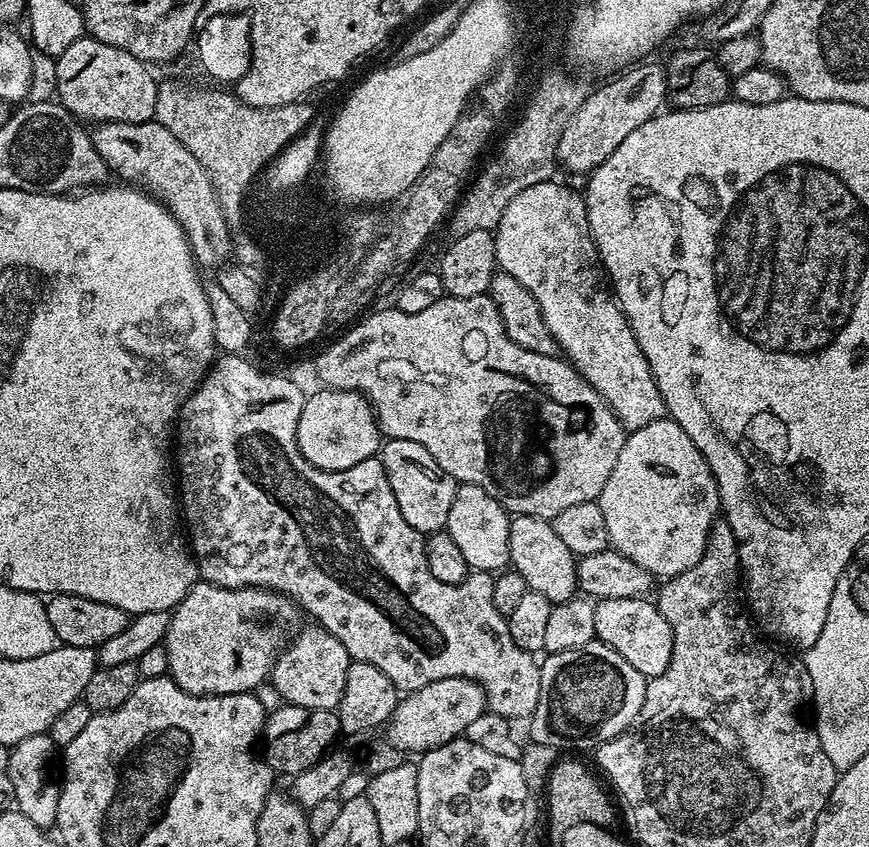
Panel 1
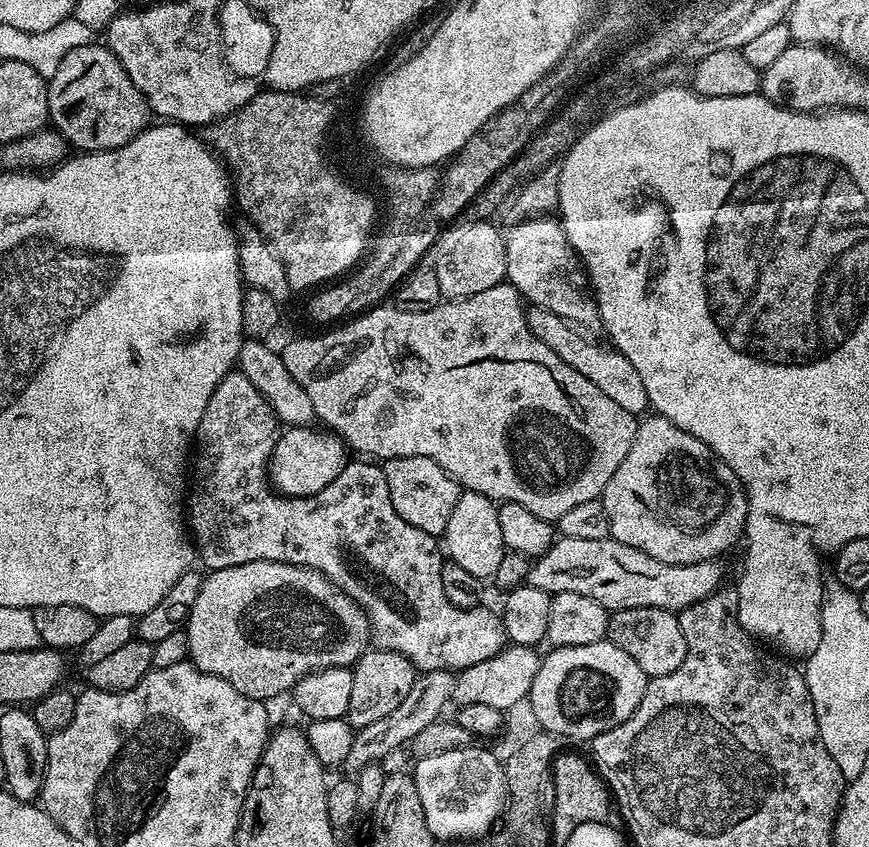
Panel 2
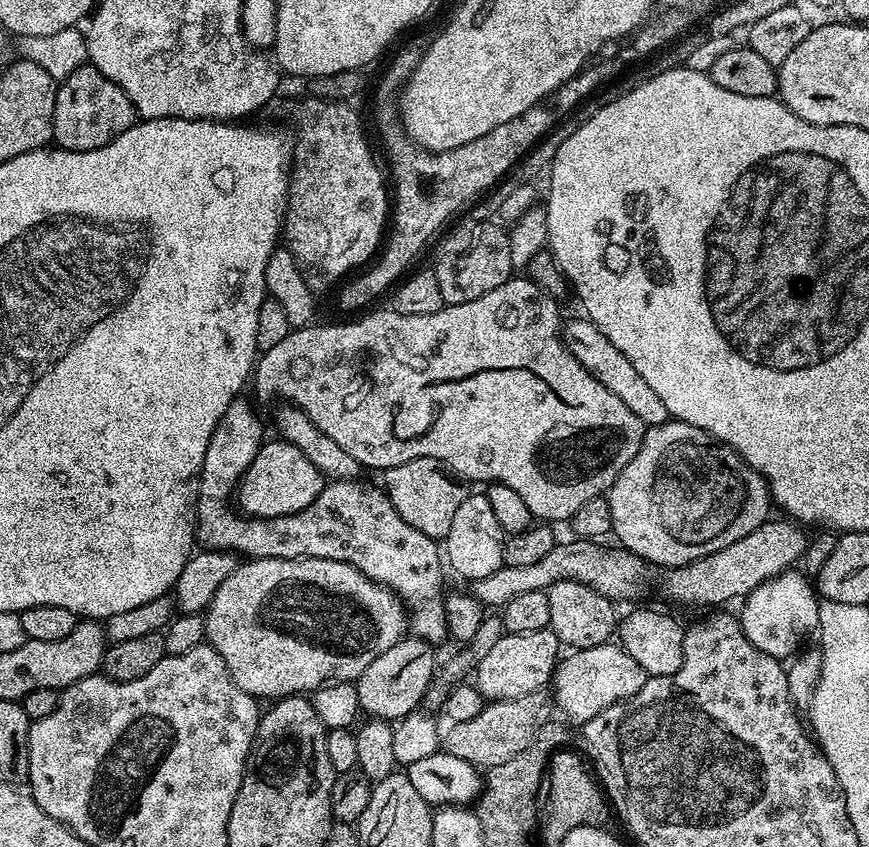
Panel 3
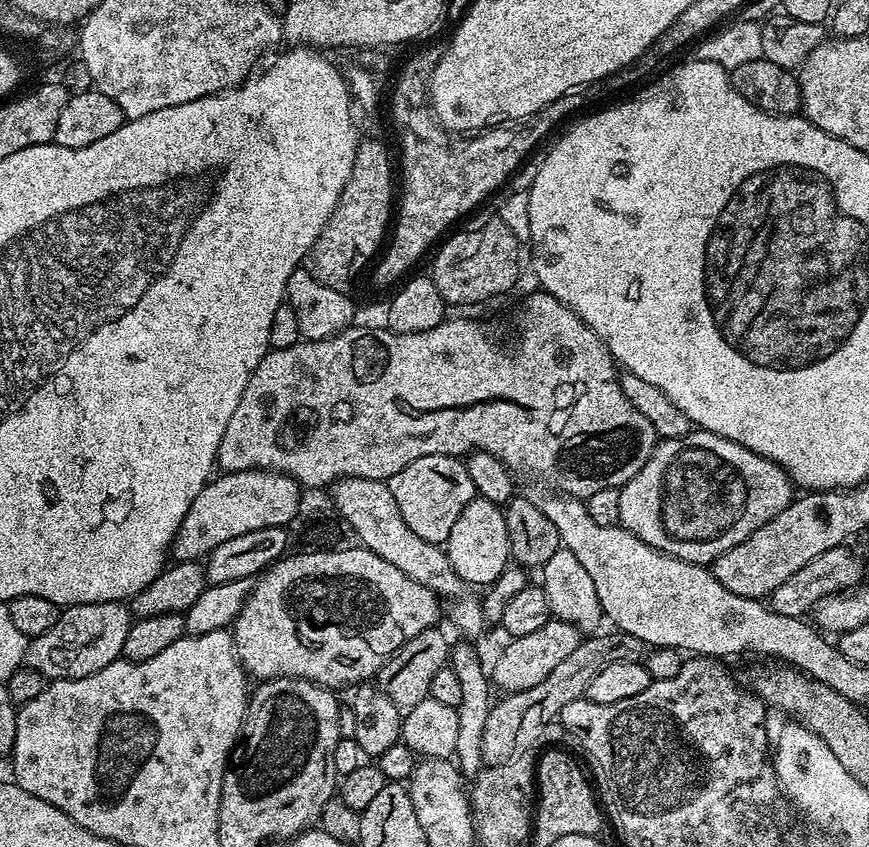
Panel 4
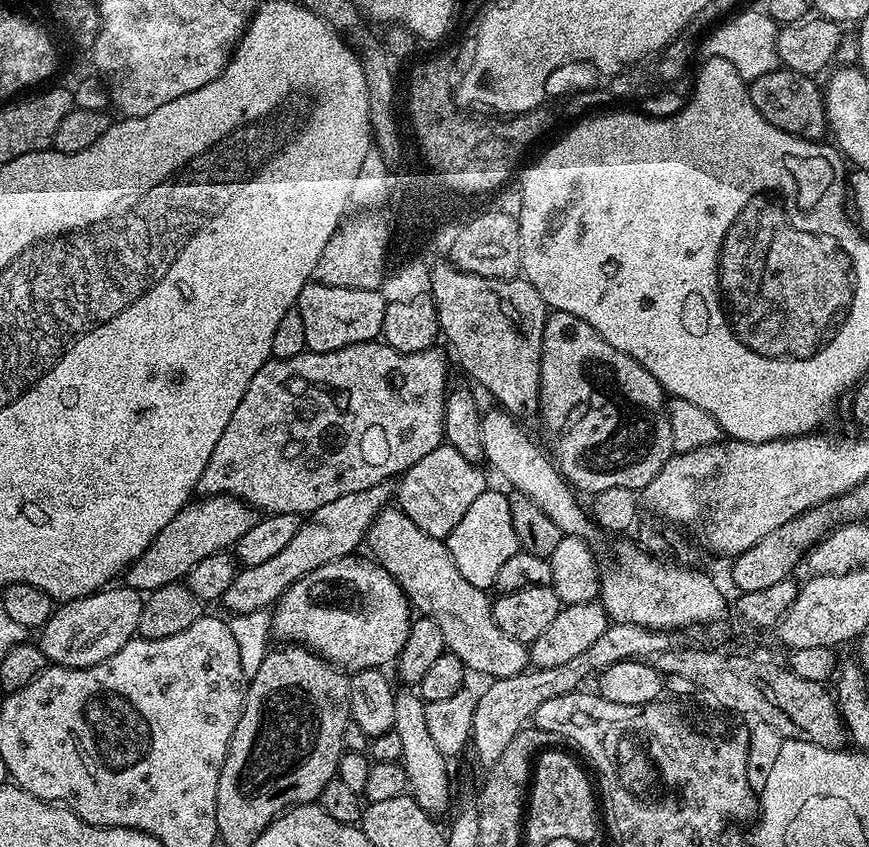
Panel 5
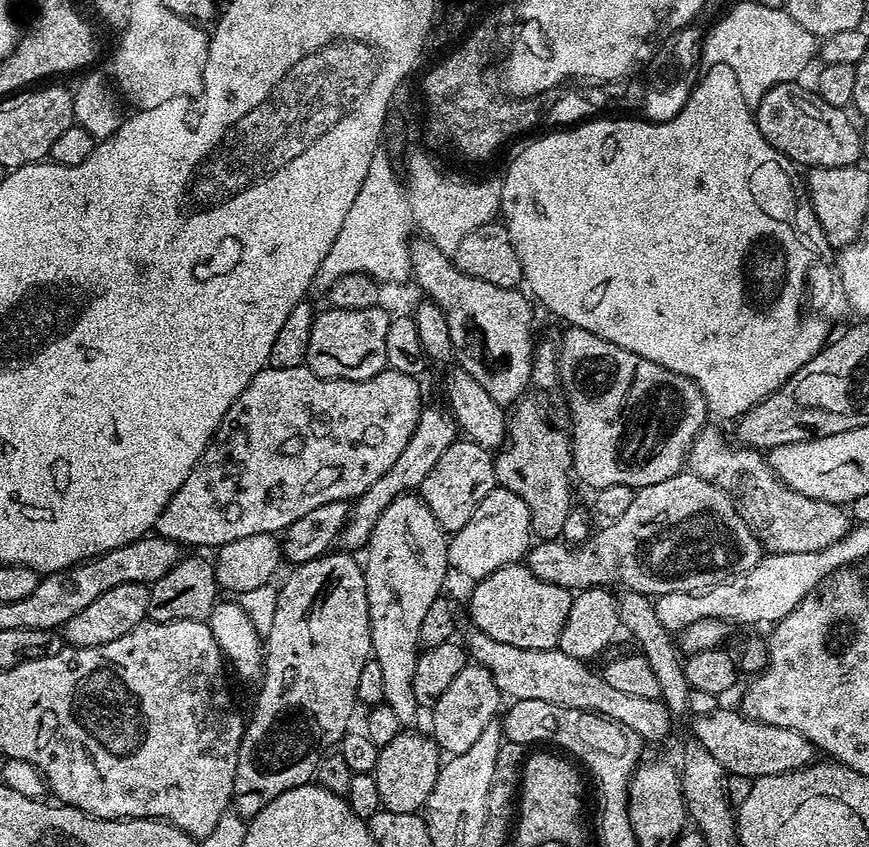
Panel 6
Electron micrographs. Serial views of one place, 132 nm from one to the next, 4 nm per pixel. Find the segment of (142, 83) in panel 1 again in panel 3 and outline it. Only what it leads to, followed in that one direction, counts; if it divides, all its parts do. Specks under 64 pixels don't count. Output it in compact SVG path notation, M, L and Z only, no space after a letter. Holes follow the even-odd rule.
M83 66L59 81L54 102L52 140L69 152L94 150L118 138L118 134L131 128L137 120L136 107L123 90L97 68Z

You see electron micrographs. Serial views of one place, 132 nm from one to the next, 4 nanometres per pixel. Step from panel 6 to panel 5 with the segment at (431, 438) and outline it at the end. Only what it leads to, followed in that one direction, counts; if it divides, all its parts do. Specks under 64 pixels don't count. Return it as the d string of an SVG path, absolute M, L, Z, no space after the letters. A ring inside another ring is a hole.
M385 482L370 486L365 492L342 494L342 498L326 502L326 506L318 506L318 510L307 513L298 534L286 546L286 550L282 550L282 554L274 554L274 558L267 562L249 568L241 567L237 571L234 582L226 586L222 604L235 615L271 609L290 585L318 570L318 566L326 566L326 562L353 555L356 547L365 543L371 524L384 508L389 507L393 496L393 485Z

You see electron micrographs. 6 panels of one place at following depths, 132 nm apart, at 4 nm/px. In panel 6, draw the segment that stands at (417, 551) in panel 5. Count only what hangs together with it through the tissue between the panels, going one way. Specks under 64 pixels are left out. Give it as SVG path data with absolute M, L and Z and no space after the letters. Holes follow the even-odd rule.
M473 631L471 635L469 640L466 640L466 650L469 657L473 660L473 663L488 669L492 673L496 686L503 697L513 701L554 702L556 705L586 709L588 712L599 712L601 716L608 716L612 720L621 720L623 724L630 726L630 730L634 730L634 734L638 734L641 740L645 742L666 739L668 731L672 728L674 716L668 711L661 699L651 700L650 698L638 698L635 694L621 694L619 690L614 690L614 686L610 686L610 682L606 682L599 671L594 672L585 661L572 658L559 648L550 651L526 650L525 647L497 642L478 631ZM721 706L705 716L695 717L694 723L694 740L721 763L728 776L755 778L786 774L806 768L814 760L814 745L802 734L798 734L798 730L751 720L739 710L731 712L727 706Z

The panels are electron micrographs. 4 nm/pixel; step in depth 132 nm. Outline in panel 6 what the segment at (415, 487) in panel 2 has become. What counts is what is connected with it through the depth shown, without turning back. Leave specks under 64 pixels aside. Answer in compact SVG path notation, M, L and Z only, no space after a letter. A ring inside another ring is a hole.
M458 438L446 450L446 454L438 458L434 470L426 474L418 495L426 502L426 506L430 506L430 514L434 514L445 533L451 534L466 526L474 510L478 510L478 502L482 502L482 498L486 498L486 494L490 494L494 487L497 487L497 483L493 453L472 440Z

